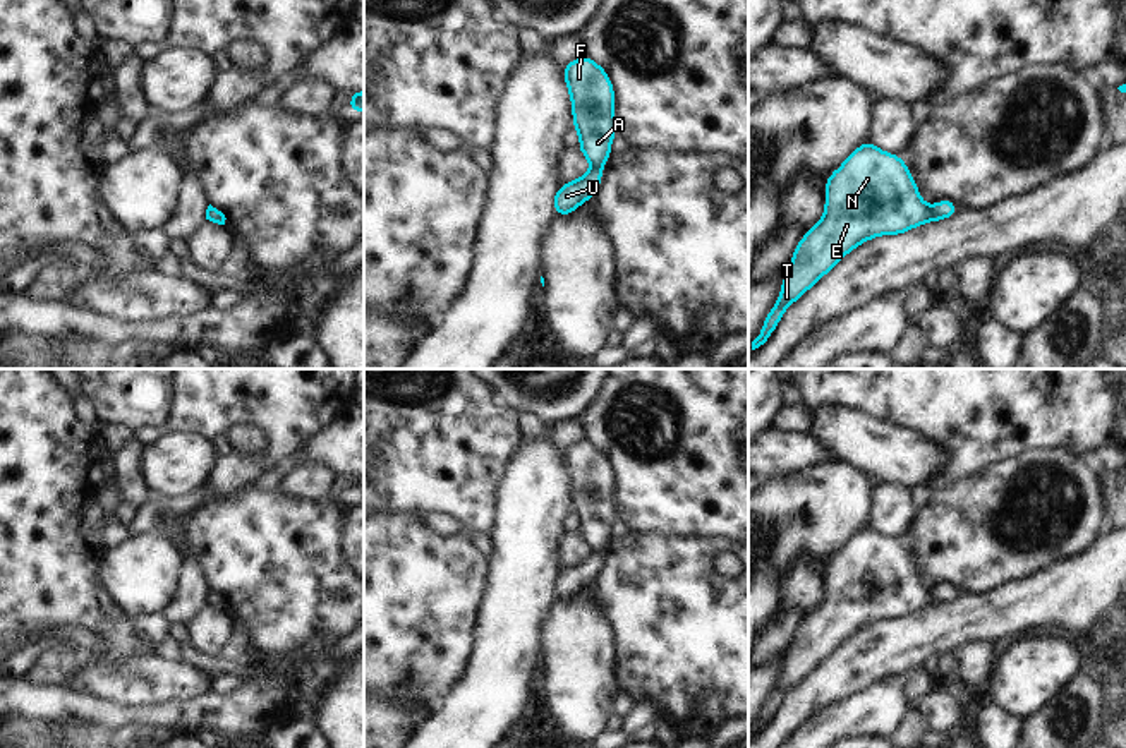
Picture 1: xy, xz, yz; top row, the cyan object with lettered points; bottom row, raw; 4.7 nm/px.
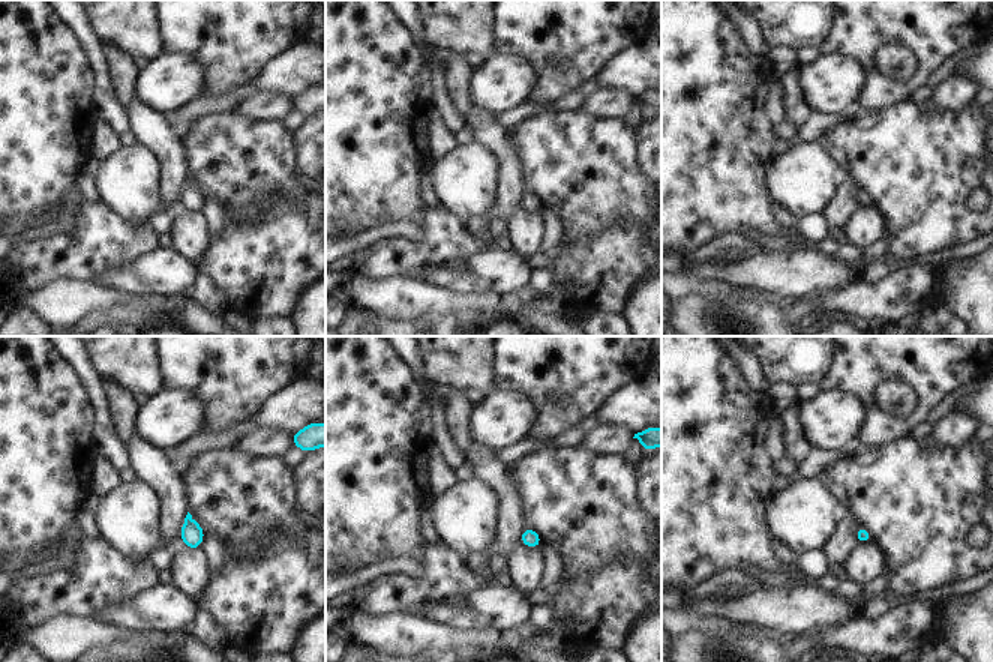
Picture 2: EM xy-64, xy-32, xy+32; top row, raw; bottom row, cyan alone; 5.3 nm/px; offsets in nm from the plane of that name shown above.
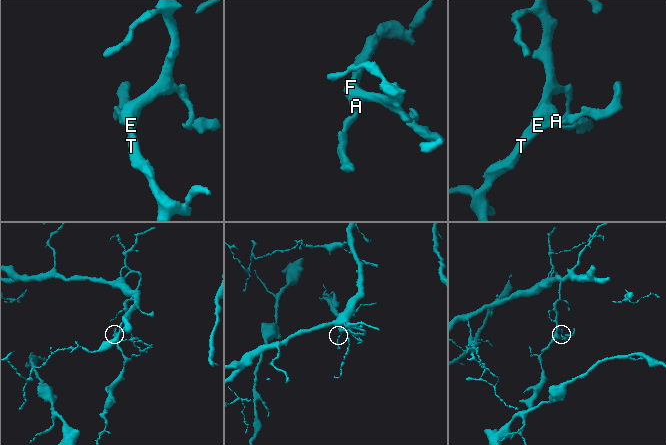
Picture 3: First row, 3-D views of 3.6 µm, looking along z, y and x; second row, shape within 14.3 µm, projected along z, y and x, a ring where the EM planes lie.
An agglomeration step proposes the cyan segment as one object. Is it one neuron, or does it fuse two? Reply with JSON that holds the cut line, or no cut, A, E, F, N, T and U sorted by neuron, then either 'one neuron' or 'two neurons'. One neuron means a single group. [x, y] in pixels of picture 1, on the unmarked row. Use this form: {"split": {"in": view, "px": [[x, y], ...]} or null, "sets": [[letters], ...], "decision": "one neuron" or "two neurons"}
{"split": null, "sets": [["A", "E", "F", "N", "T", "U"]], "decision": "one neuron"}

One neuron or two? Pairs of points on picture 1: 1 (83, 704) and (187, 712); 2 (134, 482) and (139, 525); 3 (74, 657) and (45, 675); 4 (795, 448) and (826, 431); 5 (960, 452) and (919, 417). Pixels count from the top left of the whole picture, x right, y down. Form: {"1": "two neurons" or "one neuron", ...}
{"1": "one neuron", "2": "two neurons", "3": "one neuron", "4": "two neurons", "5": "one neuron"}

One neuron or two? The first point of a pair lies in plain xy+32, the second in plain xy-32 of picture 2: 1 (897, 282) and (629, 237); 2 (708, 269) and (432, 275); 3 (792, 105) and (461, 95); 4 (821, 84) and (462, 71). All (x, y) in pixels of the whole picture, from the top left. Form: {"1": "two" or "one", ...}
{"1": "two", "2": "one", "3": "one", "4": "two"}

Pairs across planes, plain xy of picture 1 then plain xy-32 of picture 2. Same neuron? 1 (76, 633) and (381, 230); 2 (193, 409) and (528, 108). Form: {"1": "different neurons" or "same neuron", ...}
{"1": "same neuron", "2": "different neurons"}

